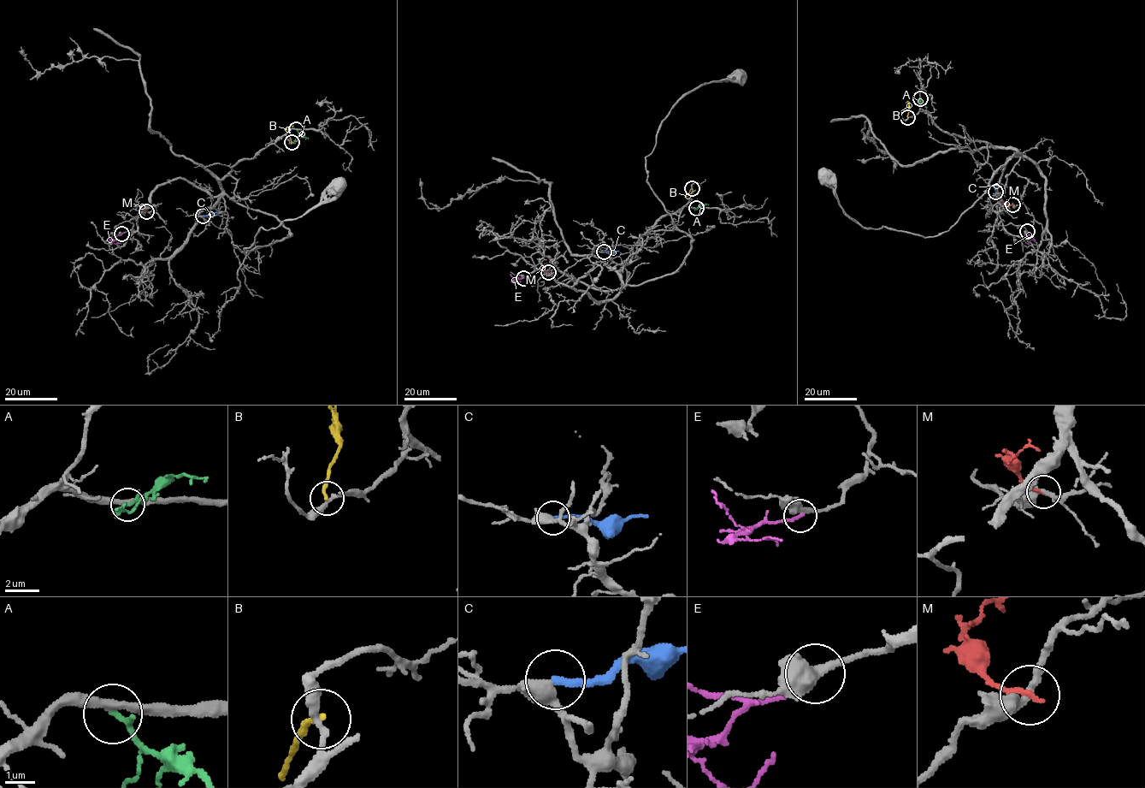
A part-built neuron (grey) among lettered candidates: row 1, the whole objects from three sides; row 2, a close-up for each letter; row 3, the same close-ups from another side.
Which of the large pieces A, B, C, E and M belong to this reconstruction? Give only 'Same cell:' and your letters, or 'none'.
Same cell: E

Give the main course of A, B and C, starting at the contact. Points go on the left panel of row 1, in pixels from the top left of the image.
A: (296, 130), (308, 139)
B: (292, 142), (288, 129), (292, 127)
C: (203, 216), (217, 213)

